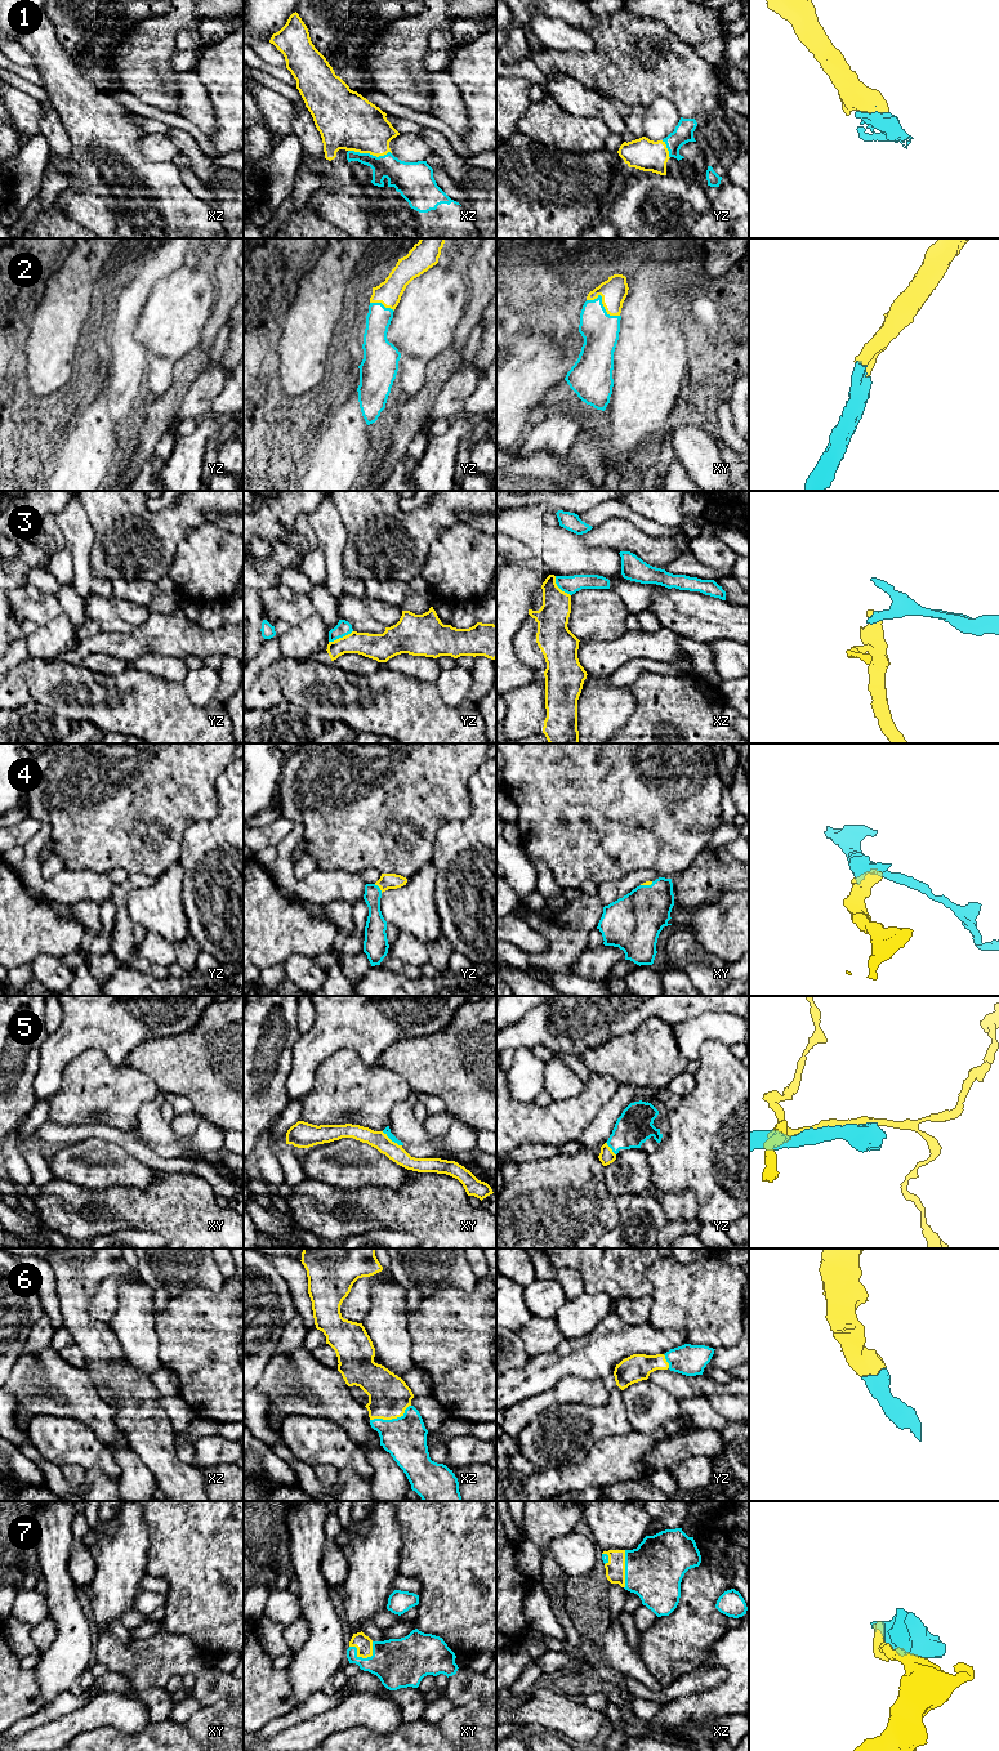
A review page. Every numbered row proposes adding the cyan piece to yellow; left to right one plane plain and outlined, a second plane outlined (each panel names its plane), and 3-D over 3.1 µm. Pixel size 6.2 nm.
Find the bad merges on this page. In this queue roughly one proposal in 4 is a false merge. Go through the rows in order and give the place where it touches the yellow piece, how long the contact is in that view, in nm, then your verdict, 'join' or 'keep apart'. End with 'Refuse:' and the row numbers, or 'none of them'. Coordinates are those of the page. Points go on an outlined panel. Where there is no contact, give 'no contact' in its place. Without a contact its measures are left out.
1: xz (370, 153) | 280 nm | join
2: xy (602, 303) | 240 nm | join
3: yz (340, 638) | 170 nm | keep apart
4: yz (379, 887) | 80 nm | join
5: xy (391, 1140) | 160 nm | keep apart
6: xz (391, 1419) | 280 nm | join
7: xy (358, 1656) | 160 nm | join
Refuse: 3, 5

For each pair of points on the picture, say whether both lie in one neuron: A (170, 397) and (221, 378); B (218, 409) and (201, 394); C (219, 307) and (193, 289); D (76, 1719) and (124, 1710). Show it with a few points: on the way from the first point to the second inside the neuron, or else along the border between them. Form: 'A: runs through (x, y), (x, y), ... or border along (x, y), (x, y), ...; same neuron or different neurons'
A: border along (208, 367), (191, 384), (182, 401), (177, 419); different neurons
B: border along (230, 378), (214, 398), (209, 412); different neurons
C: border along (215, 282), (212, 315), (204, 330); different neurons
D: runs through (88, 1716), (101, 1710), (112, 1710); same neuron

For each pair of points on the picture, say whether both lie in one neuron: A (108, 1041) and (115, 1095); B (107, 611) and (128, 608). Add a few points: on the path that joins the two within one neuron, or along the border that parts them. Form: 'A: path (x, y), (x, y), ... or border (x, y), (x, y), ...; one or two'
A: border (81, 1054), (99, 1049), (114, 1063), (124, 1064); two
B: border (108, 598), (115, 611), (133, 626); two

